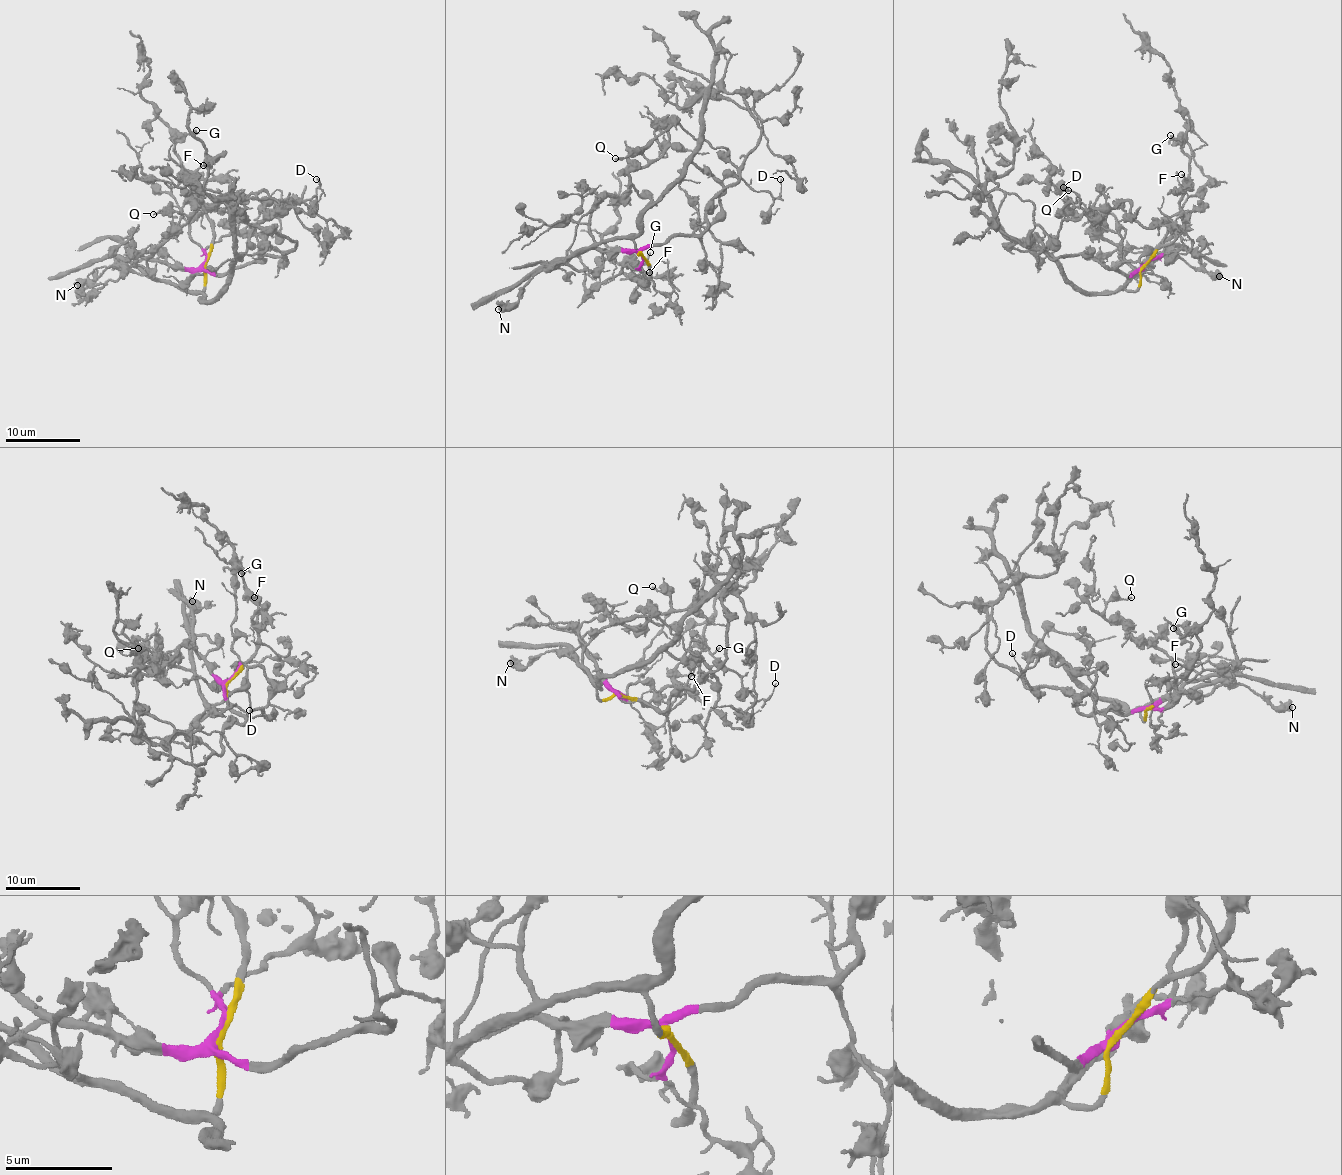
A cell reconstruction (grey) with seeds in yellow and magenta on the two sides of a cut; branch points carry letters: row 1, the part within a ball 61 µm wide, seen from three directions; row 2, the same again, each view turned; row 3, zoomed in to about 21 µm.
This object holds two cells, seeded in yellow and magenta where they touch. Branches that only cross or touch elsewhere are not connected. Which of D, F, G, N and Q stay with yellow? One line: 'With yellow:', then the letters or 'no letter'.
With yellow: D, F, G, Q

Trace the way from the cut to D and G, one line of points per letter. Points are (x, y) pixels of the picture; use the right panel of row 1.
D: (1144, 265), (1134, 291), (1088, 294), (1067, 278), (1046, 251), (1065, 219), (1061, 210), (1079, 205), (1062, 186)
G: (1144, 265), (1151, 255), (1176, 237), (1182, 223), (1179, 199), (1188, 188), (1190, 171), (1181, 141), (1171, 135)

